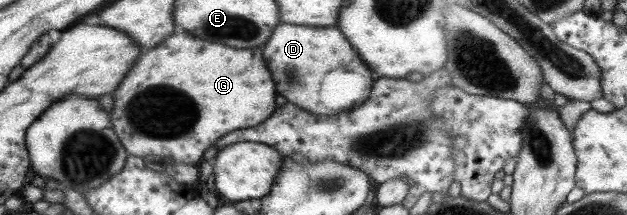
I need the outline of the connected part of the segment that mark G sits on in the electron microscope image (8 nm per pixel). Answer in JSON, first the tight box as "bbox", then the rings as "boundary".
{"bbox":[110,26,276,164],"boundary":[[[176,26],[176,32],[140,56],[140,64],[132,68],[132,76],[120,83],[114,91],[114,109],[110,112],[112,122],[116,122],[115,132],[127,153],[132,156],[160,156],[172,158],[176,163],[194,164],[202,154],[222,136],[234,132],[236,128],[252,128],[270,118],[276,110],[276,88],[272,76],[262,60],[262,50],[238,50],[224,44],[194,38],[186,30]]]}

